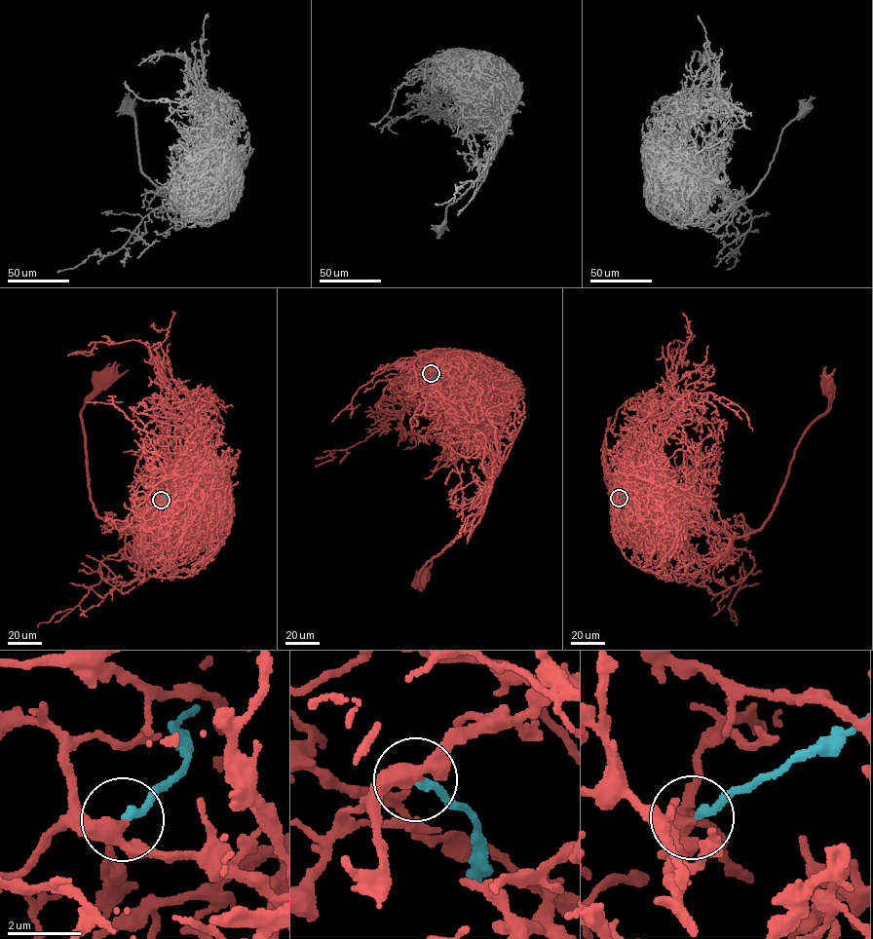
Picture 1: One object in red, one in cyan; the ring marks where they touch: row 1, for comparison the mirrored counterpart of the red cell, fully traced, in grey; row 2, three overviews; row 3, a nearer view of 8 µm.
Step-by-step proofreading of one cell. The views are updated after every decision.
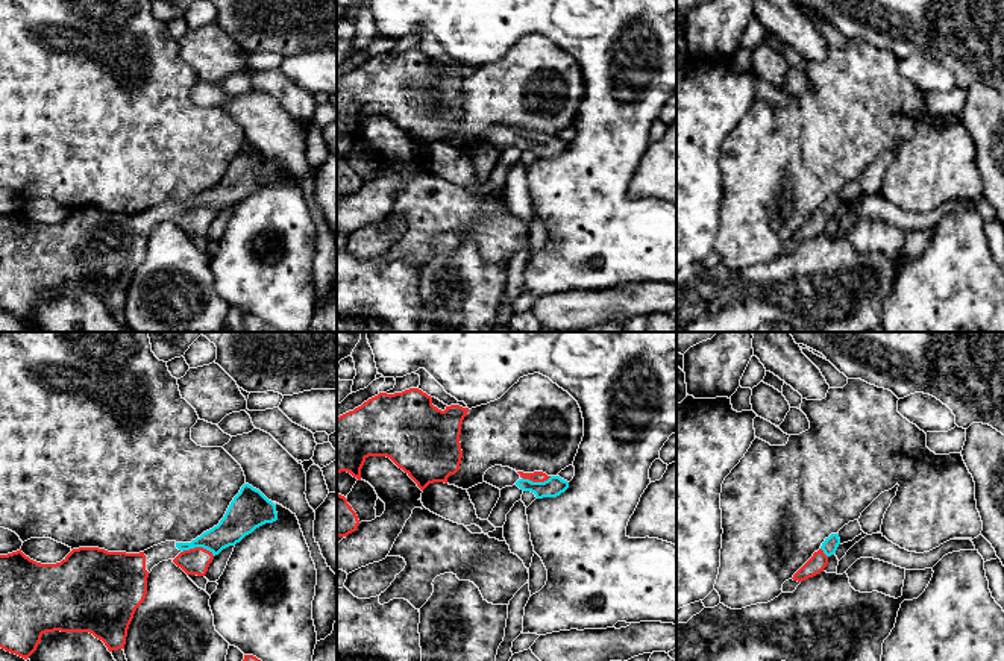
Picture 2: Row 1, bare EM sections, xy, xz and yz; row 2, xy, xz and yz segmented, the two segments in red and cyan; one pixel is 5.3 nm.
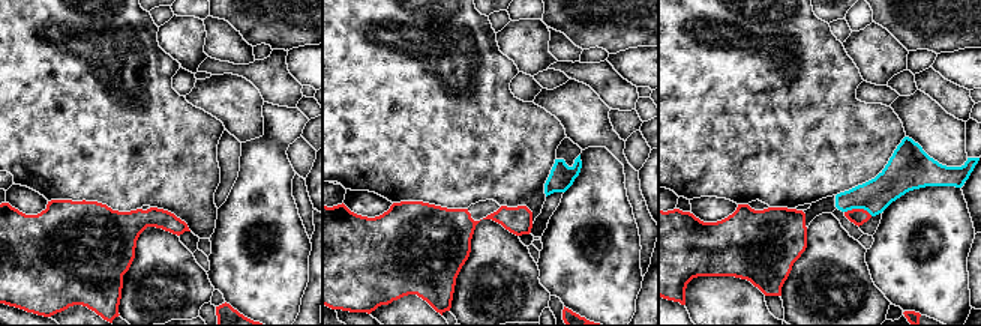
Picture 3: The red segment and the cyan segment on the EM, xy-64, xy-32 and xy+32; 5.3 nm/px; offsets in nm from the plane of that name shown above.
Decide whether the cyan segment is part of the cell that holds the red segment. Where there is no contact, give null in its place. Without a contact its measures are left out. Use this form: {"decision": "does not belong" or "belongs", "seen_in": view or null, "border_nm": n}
{"decision": "belongs", "seen_in": "xy", "border_nm": 180}

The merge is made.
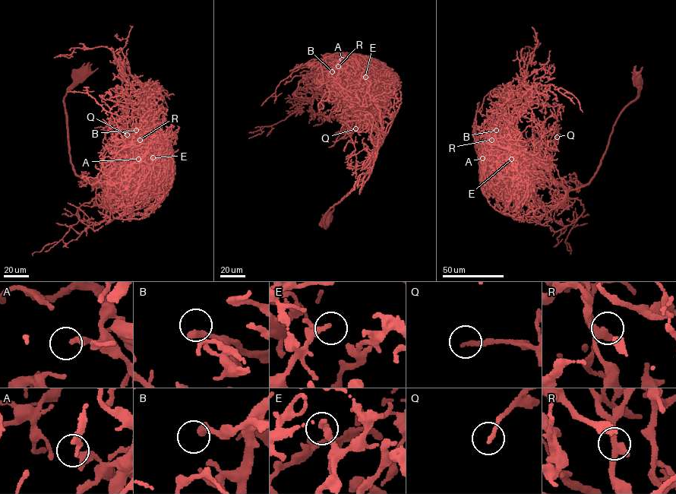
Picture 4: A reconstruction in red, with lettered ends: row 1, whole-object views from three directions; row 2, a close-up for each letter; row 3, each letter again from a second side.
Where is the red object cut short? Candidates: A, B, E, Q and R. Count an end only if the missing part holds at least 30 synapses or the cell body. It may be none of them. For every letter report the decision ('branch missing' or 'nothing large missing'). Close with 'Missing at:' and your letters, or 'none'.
A: nothing large missing
B: branch missing
E: nothing large missing
Q: nothing large missing
R: nothing large missing
Missing at: B

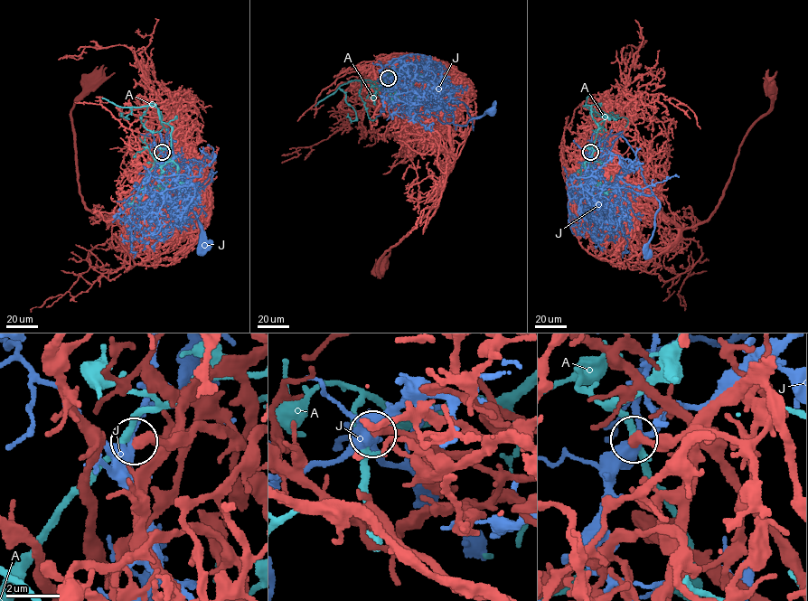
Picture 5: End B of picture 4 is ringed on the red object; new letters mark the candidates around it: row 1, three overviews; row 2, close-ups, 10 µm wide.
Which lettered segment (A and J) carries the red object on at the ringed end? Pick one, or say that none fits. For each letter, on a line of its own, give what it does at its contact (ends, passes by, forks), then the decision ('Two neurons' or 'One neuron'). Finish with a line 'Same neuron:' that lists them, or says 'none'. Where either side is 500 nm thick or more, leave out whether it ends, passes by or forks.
A: It forks there. Two neurons
J: It forks there. Two neurons
Same neuron: none

